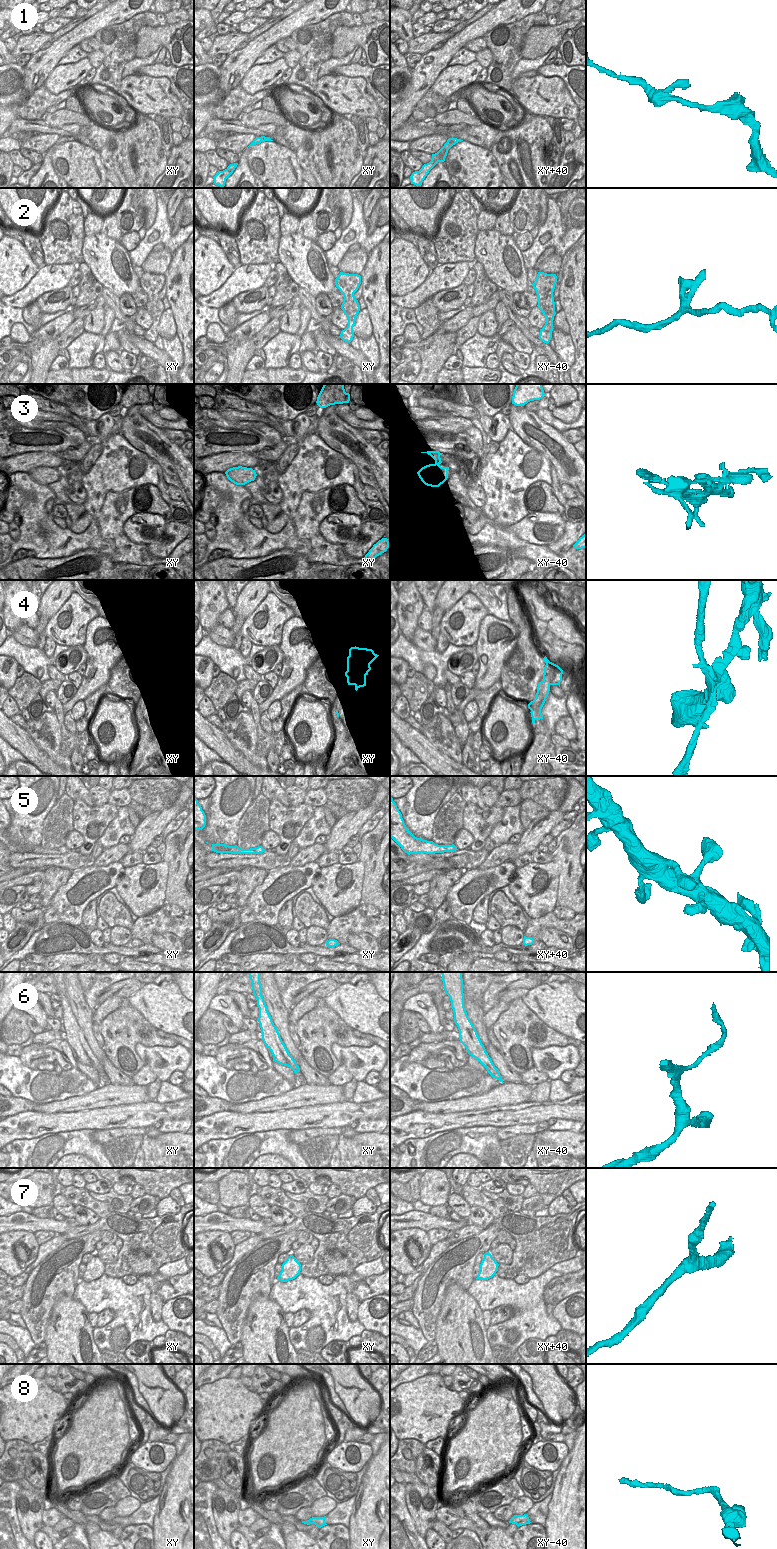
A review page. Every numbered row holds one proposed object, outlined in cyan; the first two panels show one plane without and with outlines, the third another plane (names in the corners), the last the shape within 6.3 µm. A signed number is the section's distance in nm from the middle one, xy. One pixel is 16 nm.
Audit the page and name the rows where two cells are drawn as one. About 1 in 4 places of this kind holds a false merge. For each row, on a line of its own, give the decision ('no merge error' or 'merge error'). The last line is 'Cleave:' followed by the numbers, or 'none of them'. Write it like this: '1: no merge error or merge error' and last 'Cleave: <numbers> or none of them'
1: no merge error
2: no merge error
3: no merge error
4: merge error
5: no merge error
6: no merge error
7: no merge error
8: no merge error
Cleave: 4

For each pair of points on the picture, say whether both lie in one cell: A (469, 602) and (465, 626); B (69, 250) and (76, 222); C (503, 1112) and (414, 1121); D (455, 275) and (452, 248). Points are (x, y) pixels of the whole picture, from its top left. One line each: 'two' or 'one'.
A: one
B: one
C: one
D: two

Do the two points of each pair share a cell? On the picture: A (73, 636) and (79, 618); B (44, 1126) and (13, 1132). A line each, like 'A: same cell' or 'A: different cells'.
A: same cell
B: same cell

